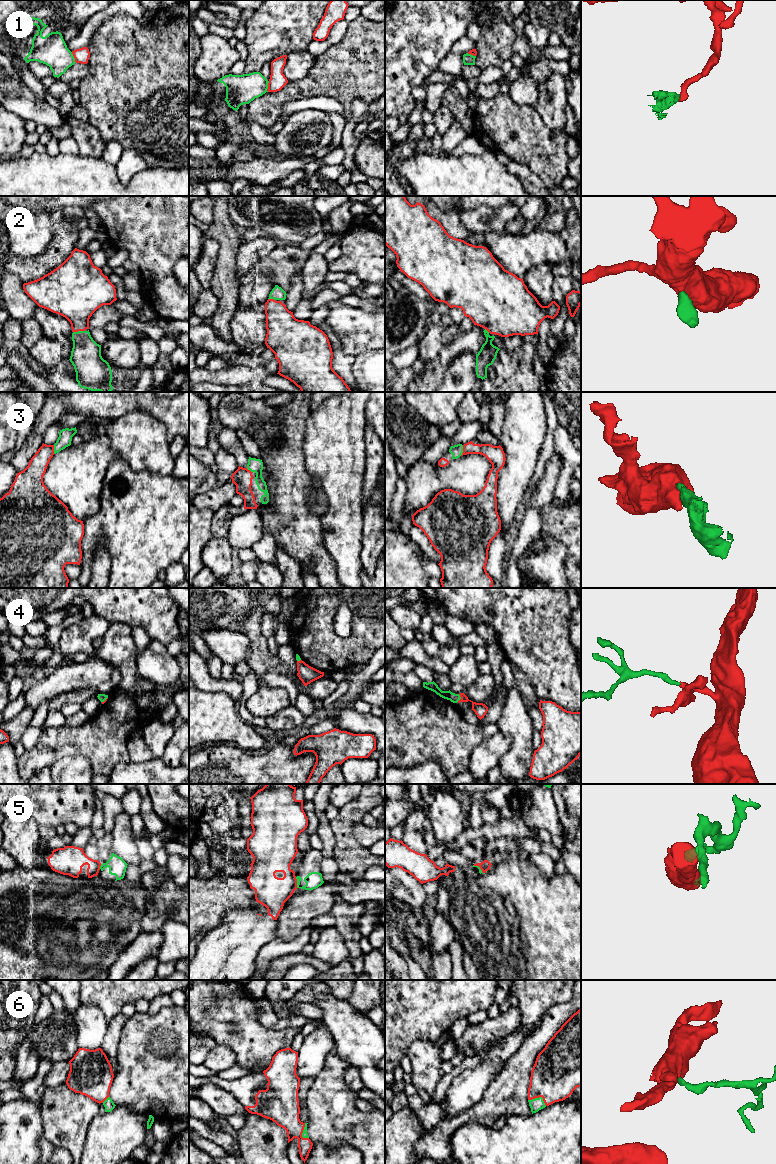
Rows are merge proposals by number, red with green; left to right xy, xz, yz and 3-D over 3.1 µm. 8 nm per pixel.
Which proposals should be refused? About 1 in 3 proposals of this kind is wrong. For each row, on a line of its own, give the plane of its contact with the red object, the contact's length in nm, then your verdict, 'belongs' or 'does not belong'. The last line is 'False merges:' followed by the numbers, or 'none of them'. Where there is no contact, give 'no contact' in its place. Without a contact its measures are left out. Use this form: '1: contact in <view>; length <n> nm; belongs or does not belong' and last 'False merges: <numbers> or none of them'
1: contact in xy; length 100 nm; does not belong
2: contact in xy; length 100 nm; belongs
3: contact in yz; length 90 nm; belongs
4: contact in yz; length 70 nm; belongs
5: contact in xz; length 90 nm; does not belong
6: contact in yz; length 160 nm; belongs
False merges: 1, 5

